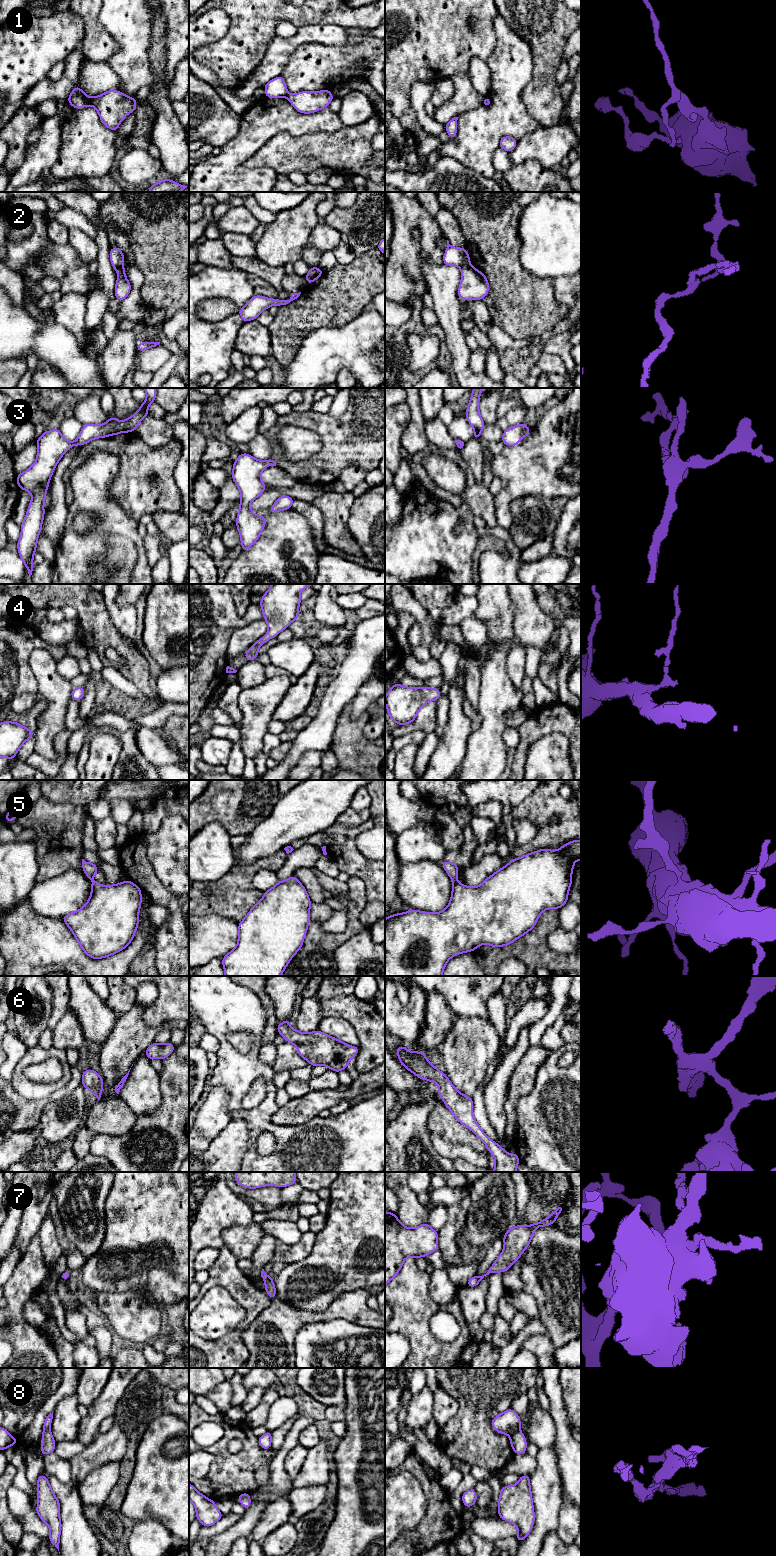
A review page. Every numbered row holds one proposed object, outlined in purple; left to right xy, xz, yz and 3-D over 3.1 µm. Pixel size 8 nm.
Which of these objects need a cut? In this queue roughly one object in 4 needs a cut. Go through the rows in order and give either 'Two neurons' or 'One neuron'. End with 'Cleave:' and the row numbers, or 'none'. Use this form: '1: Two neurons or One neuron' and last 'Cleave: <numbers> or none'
1: Two neurons
2: Two neurons
3: One neuron
4: One neuron
5: One neuron
6: One neuron
7: One neuron
8: One neuron
Cleave: 1, 2

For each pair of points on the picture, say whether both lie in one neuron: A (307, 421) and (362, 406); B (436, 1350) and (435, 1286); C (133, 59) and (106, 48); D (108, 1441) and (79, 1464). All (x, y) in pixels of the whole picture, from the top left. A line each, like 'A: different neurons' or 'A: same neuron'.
A: same neuron
B: different neurons
C: different neurons
D: same neuron

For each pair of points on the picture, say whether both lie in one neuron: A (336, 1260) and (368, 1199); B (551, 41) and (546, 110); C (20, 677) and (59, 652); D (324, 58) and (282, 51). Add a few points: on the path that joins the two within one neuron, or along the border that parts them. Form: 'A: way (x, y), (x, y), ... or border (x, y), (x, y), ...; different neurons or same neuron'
A: way (343, 1245), (368, 1220), (368, 1214); same neuron
B: way (547, 58), (547, 93); same neuron
C: way (20, 662), (20, 657), (32, 645), (44, 646); same neuron
D: border (312, 42), (306, 42), (296, 48), (280, 74); different neurons

